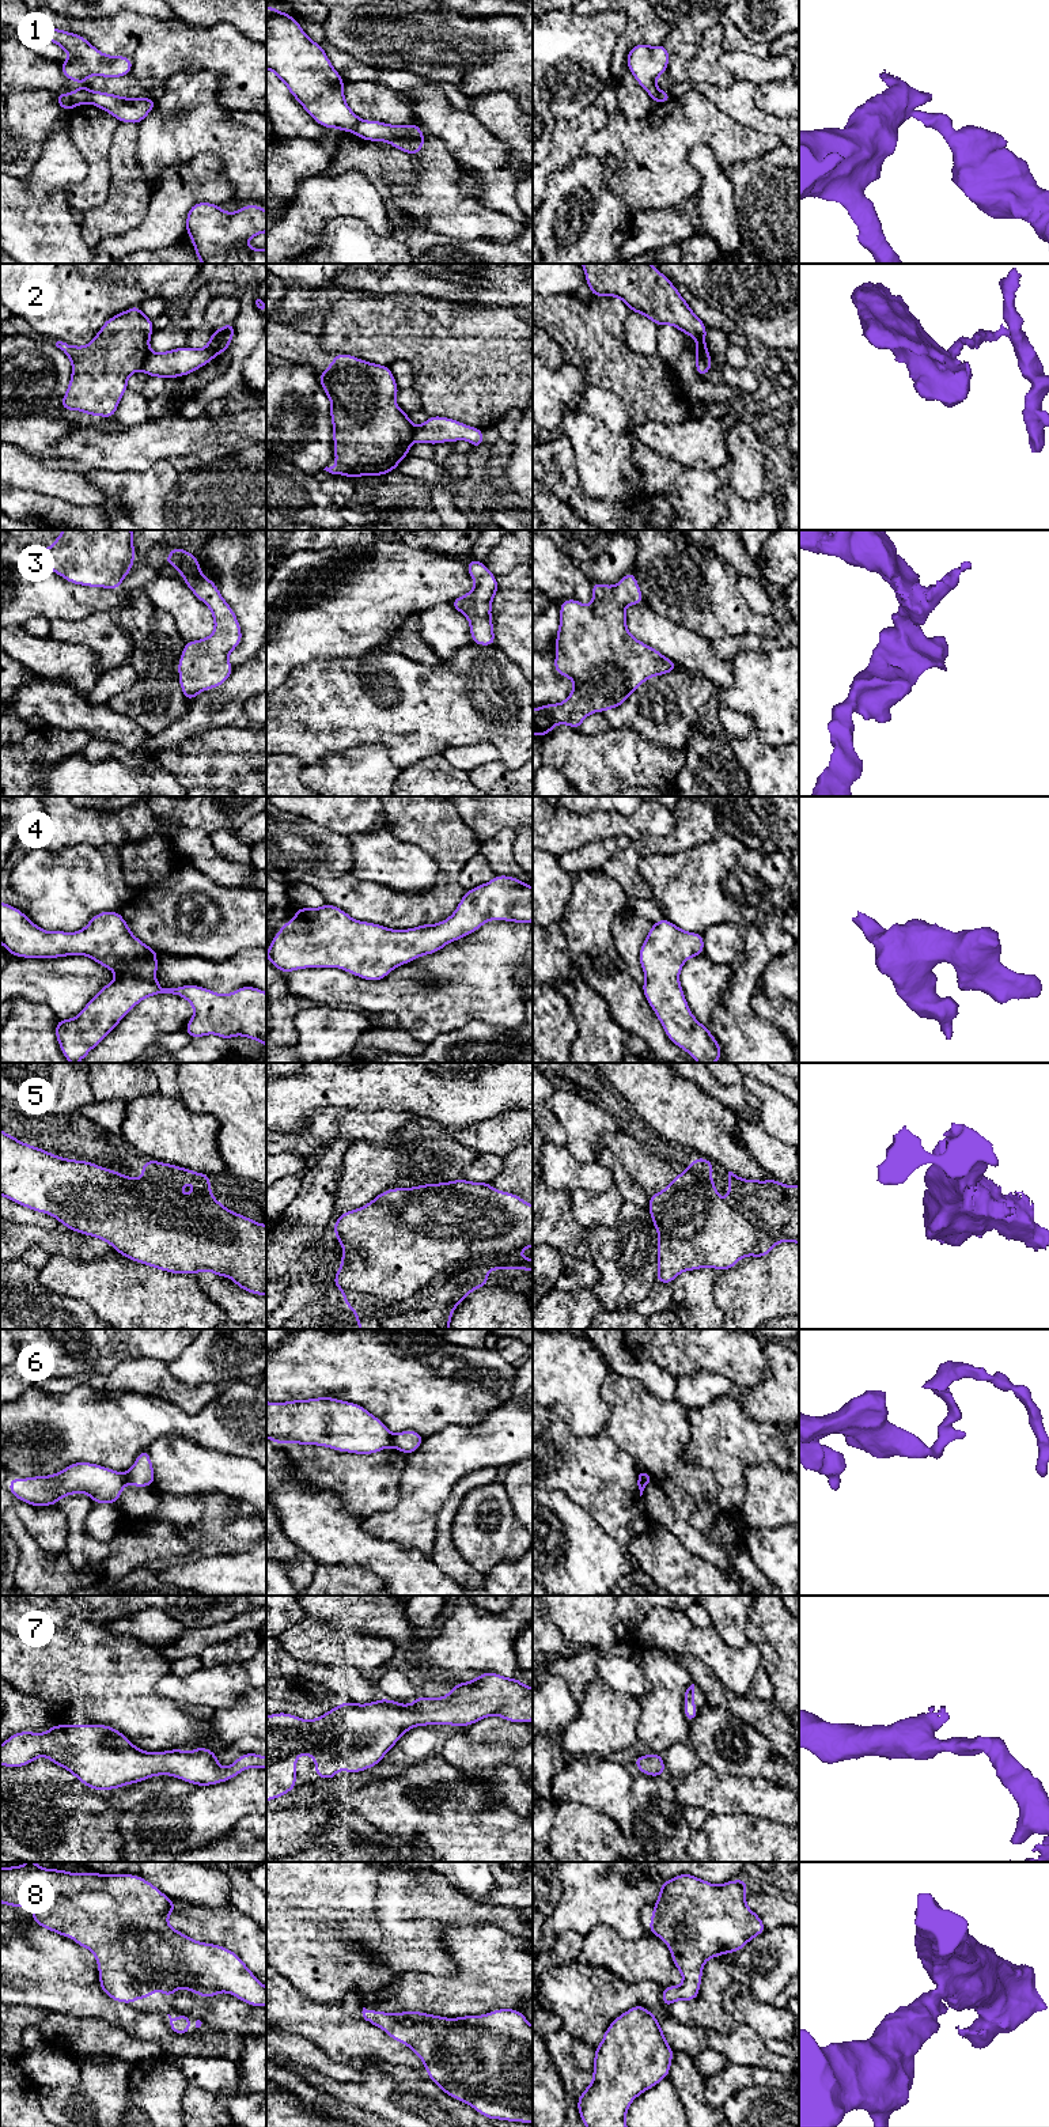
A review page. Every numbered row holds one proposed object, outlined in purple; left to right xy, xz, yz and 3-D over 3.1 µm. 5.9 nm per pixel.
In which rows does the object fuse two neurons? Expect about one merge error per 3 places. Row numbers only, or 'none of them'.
1, 2, 6

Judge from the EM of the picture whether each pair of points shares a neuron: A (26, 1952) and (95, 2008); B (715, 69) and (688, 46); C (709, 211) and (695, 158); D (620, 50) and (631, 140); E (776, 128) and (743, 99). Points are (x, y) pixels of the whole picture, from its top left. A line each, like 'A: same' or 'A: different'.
A: same
B: same
C: same
D: different
E: same

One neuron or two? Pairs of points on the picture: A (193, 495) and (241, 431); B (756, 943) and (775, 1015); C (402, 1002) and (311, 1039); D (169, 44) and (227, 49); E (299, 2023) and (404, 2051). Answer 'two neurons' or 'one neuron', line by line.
A: two neurons
B: two neurons
C: two neurons
D: one neuron
E: one neuron

